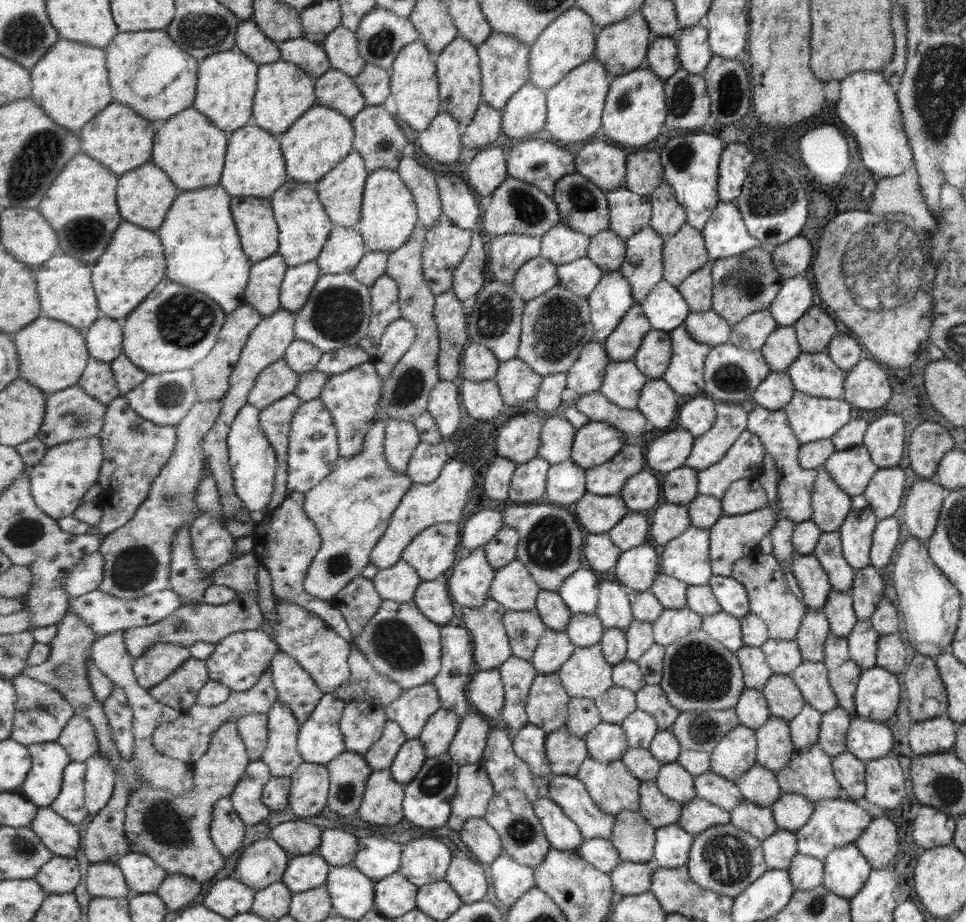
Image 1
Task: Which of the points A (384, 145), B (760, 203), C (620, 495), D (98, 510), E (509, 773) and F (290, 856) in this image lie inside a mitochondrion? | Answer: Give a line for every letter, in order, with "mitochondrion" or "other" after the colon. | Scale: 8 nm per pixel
A: mitochondrion
B: mitochondrion
C: other
D: other
E: mitochondrion
F: other

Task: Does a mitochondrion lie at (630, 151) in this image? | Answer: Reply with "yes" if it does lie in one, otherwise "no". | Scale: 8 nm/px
no

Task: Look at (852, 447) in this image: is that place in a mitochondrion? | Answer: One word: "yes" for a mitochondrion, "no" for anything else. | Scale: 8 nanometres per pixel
no

